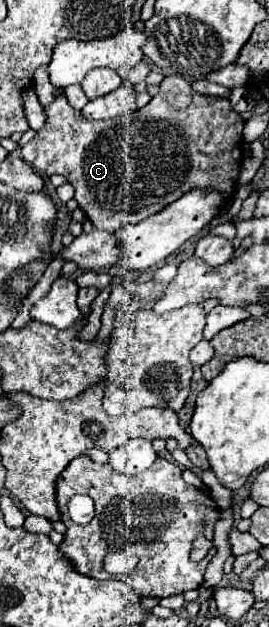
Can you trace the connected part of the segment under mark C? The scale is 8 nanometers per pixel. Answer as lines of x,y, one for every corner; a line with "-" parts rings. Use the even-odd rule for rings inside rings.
181,76
163,78
159,94
153,96
145,108
135,110
131,116
101,120
97,126
87,122
81,112
73,110
65,96
57,96
51,104
43,106
43,110
47,116
45,126
21,148
23,160
43,176
65,176
75,188
75,200
97,230
113,232
123,224
137,224
157,214
191,188
211,188
223,198
233,198
243,160
241,130
245,120
231,108
227,98
195,94
191,84

